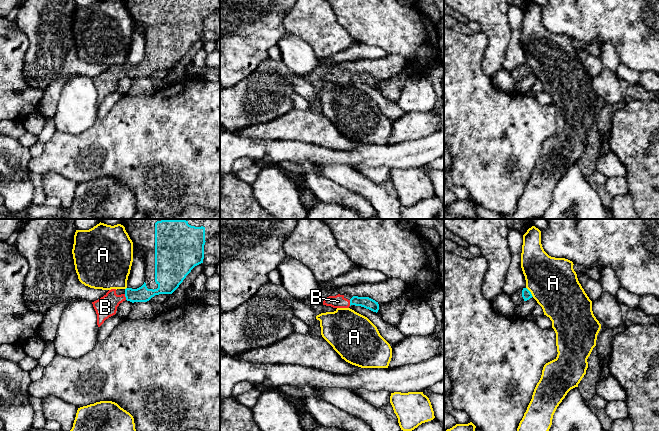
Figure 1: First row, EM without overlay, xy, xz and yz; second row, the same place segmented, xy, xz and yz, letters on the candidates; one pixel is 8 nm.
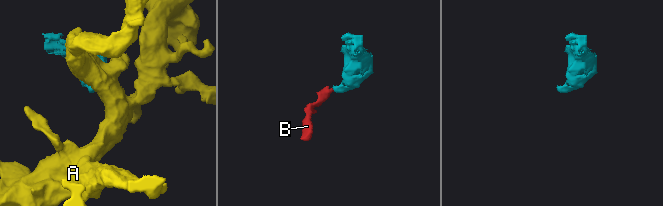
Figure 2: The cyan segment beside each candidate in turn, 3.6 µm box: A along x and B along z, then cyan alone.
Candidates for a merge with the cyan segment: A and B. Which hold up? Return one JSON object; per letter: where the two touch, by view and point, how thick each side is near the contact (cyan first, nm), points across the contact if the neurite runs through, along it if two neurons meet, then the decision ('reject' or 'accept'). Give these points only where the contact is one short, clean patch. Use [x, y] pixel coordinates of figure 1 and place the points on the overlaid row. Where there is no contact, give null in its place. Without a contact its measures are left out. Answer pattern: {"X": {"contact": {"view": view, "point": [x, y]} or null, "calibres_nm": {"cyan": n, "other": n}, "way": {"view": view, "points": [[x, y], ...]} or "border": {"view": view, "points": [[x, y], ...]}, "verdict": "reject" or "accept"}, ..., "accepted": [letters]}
{"A": {"contact": {"view": "yz", "point": [530, 292]}, "calibres_nm": {"cyan": 80, "other": 400}, "border": {"view": "yz", "points": [[526, 287], [533, 296]]}, "verdict": "reject"}, "B": {"contact": {"view": "xy", "point": [125, 296]}, "calibres_nm": {"cyan": 130, "other": 170}, "way": {"view": "xy", "points": [[142, 294], [125, 296], [112, 300], [105, 307]]}, "verdict": "accept"}, "accepted": ["B"]}

